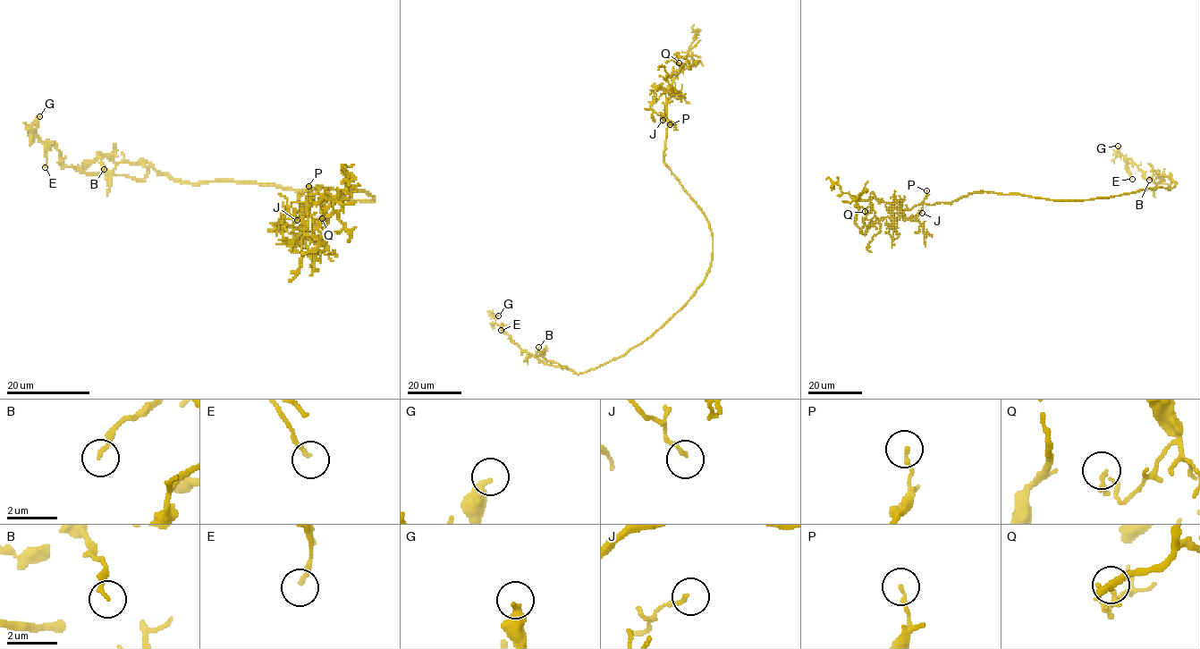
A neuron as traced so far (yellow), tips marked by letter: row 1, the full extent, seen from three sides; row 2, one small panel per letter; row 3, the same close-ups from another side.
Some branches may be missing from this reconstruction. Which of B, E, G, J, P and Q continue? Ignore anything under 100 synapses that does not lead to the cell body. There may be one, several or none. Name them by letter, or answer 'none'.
none

